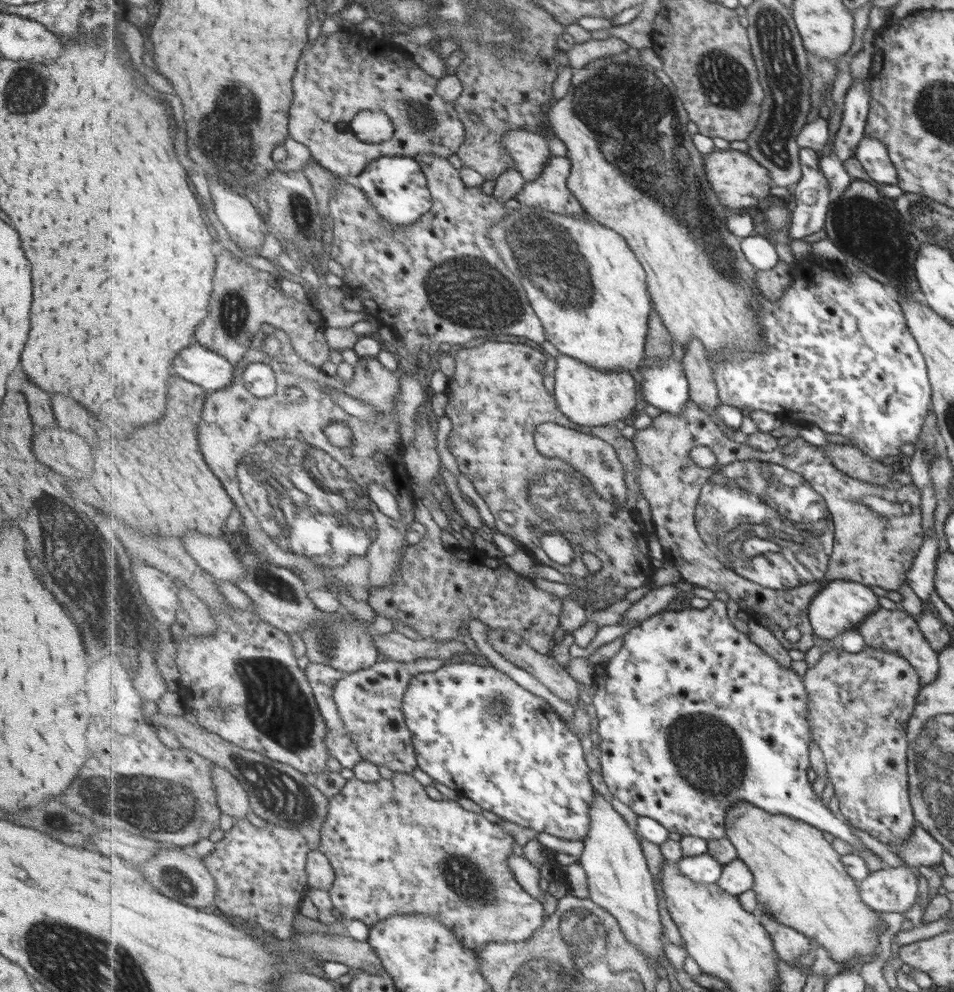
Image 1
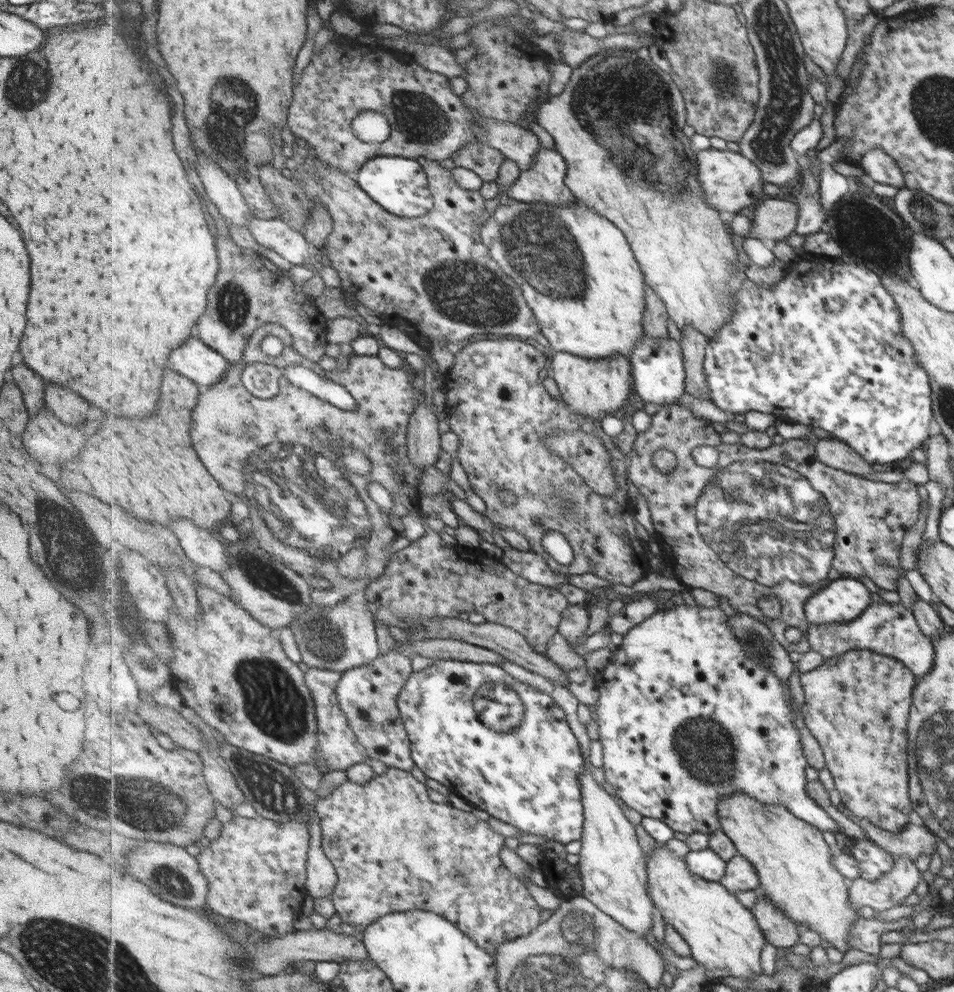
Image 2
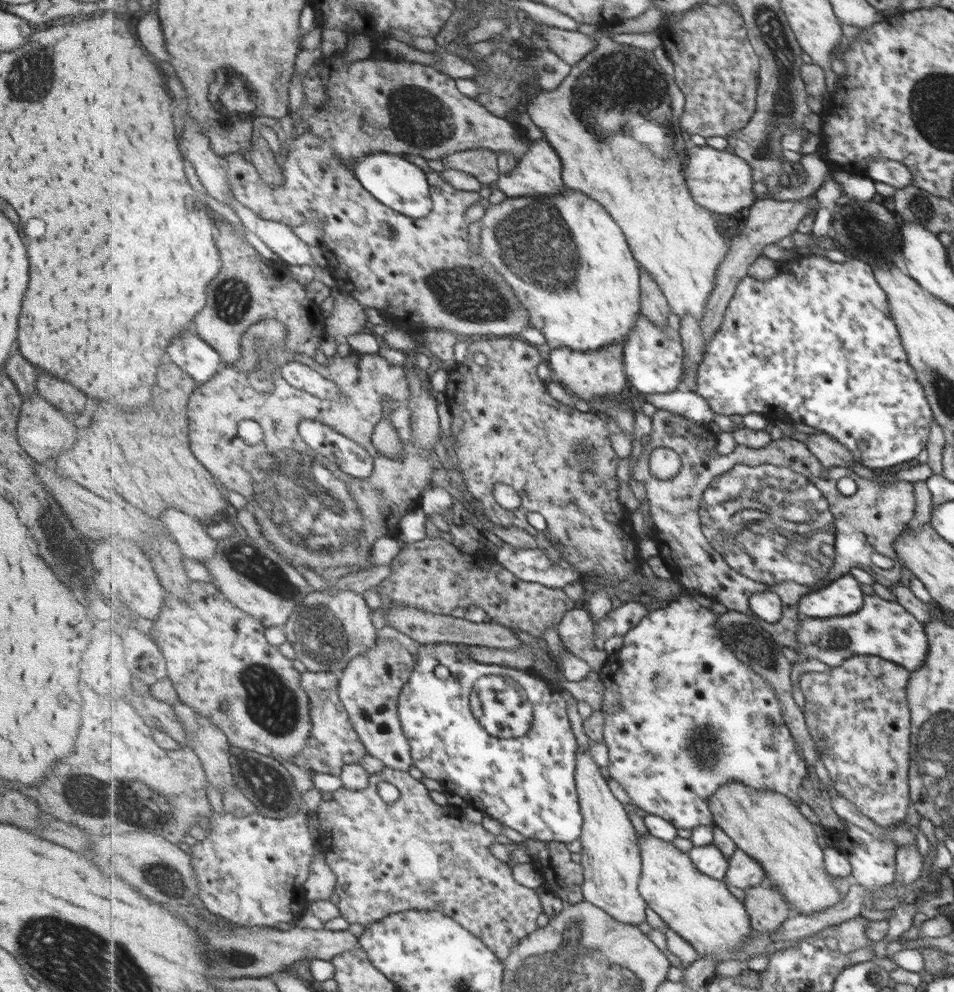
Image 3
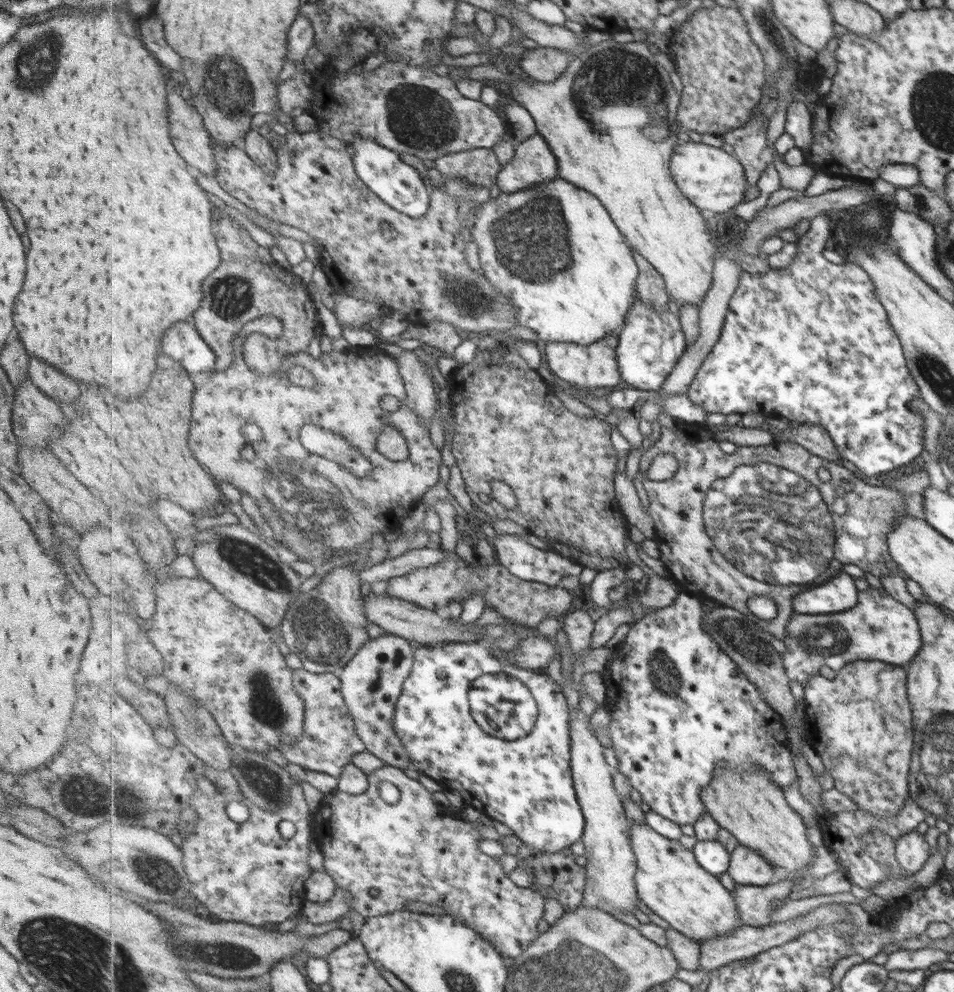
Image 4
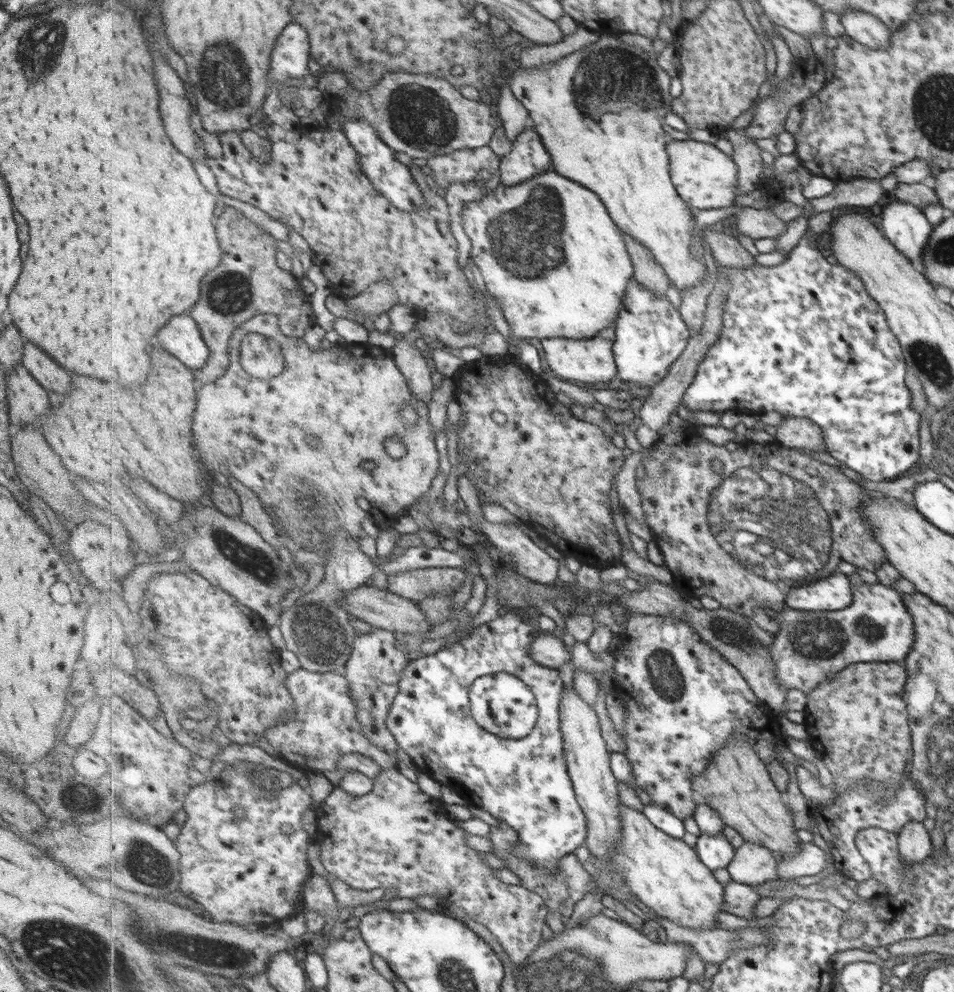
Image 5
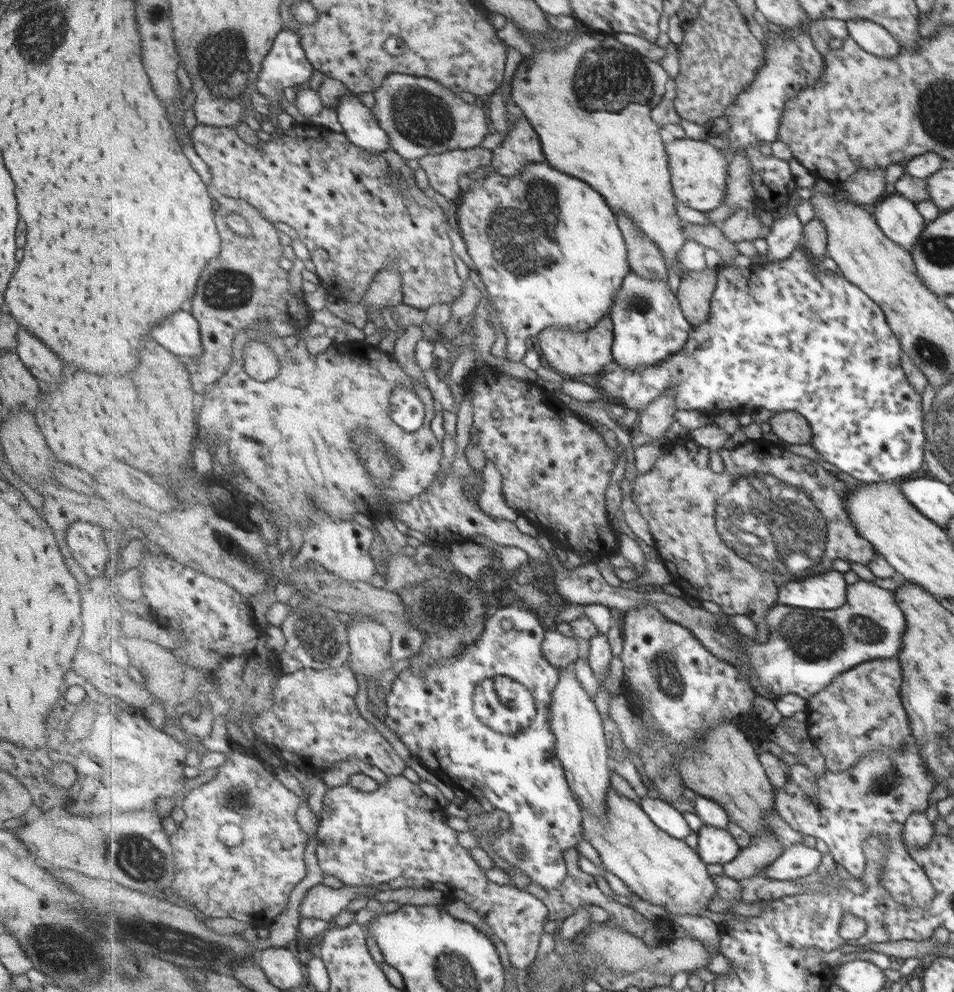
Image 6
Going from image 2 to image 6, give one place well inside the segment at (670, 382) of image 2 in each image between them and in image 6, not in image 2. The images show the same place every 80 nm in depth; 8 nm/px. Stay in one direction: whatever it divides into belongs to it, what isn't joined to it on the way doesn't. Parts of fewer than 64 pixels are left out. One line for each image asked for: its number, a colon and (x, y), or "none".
3: (655, 357)
4: (651, 344)
5: (651, 333)
6: (649, 326)

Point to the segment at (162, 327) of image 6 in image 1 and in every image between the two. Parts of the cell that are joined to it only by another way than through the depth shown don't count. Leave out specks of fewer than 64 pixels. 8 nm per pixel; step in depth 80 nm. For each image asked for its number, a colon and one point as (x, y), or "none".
1: (214, 372)
2: (204, 365)
3: (191, 352)
4: (185, 343)
5: (182, 336)

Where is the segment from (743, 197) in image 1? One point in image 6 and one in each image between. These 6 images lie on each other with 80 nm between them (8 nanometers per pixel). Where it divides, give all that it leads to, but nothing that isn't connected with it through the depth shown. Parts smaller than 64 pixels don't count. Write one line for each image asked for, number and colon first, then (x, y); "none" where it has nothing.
2: (730, 181)
3: (722, 182)
4: (715, 181)
5: (707, 179)
6: (699, 171)

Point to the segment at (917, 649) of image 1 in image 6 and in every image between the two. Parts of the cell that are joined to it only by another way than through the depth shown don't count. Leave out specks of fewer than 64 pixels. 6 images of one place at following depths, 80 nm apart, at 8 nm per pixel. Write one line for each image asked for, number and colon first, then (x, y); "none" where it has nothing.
2: (889, 629)
3: (880, 628)
4: (879, 627)
5: (875, 627)
6: (807, 649)

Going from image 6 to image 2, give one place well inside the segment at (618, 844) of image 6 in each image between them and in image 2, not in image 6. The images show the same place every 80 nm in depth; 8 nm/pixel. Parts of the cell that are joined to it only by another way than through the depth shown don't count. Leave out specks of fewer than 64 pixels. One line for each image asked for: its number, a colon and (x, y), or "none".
2: (722, 933)
3: (700, 908)
4: (672, 883)
5: (668, 876)

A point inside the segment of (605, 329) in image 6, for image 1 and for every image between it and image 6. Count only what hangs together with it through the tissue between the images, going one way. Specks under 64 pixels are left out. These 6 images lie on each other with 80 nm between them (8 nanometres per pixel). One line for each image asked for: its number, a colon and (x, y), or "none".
1: (589, 396)
2: (596, 388)
3: (589, 375)
4: (596, 365)
5: (591, 360)

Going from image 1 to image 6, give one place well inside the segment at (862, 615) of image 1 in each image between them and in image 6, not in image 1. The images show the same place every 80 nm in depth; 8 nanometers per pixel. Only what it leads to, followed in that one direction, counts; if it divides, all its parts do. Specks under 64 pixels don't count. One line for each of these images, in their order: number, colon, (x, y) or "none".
2: (841, 600)
3: (841, 596)
4: (837, 594)
5: (831, 593)
6: (826, 591)

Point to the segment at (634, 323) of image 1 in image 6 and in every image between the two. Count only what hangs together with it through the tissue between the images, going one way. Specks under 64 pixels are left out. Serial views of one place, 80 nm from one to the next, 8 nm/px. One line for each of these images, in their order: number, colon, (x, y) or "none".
2: (577, 270)
3: (598, 303)
4: (589, 283)
5: (585, 269)
6: (548, 248)

